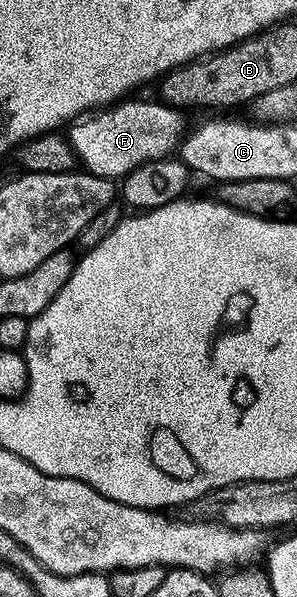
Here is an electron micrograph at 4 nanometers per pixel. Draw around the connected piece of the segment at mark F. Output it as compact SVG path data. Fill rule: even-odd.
M125 100L115 105L100 109L83 119L74 121L69 127L67 139L80 160L82 167L95 176L105 177L110 180L119 180L127 176L137 166L147 164L151 159L166 159L170 152L180 145L185 134L183 130L184 113L172 105L157 101Z

